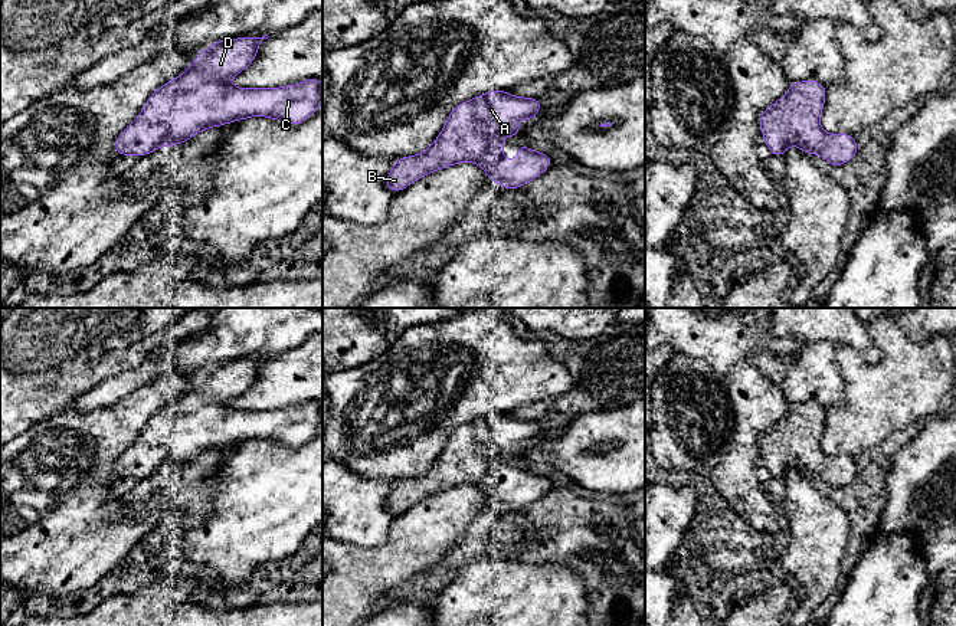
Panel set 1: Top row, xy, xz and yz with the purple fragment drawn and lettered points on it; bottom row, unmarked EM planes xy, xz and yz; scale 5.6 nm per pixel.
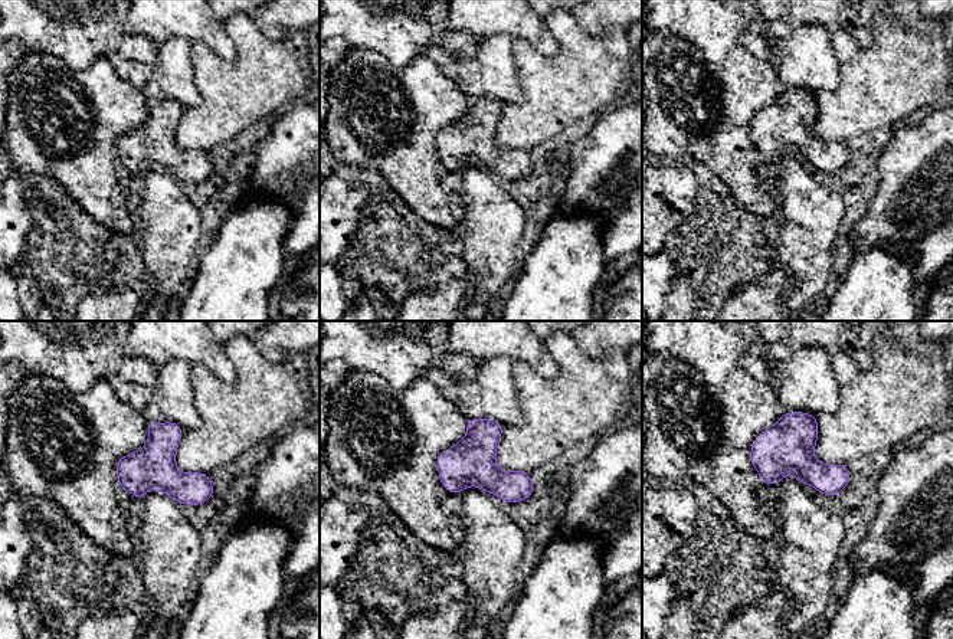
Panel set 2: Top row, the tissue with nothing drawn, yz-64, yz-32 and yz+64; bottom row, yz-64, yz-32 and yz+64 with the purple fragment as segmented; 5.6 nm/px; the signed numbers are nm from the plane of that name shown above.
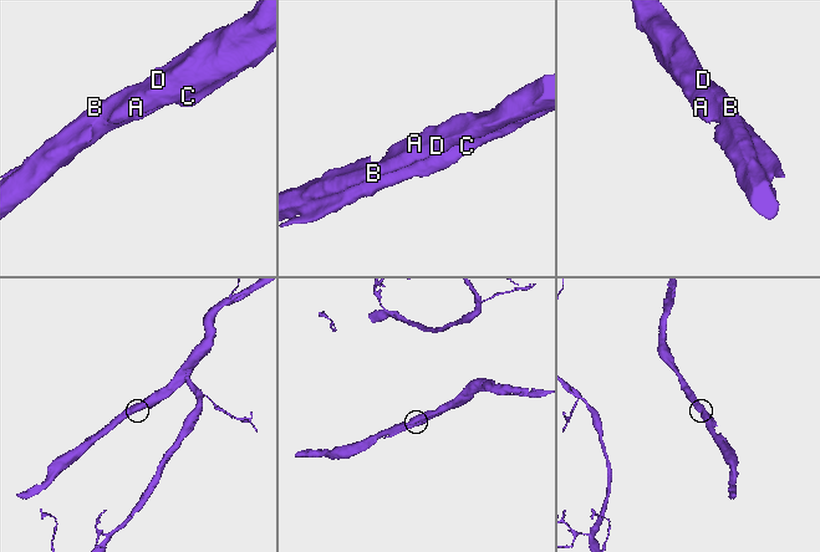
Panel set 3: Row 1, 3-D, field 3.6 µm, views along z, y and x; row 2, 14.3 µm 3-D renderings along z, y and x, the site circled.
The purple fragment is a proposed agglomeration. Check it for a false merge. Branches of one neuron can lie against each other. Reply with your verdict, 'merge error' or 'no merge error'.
no merge error

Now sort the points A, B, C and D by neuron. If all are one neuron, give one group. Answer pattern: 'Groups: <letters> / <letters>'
Groups: A B C D

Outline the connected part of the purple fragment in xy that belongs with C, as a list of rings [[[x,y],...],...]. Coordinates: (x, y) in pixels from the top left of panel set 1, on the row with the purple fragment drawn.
[[[265,35],[262,37],[222,39],[207,46],[200,55],[196,56],[196,59],[180,76],[167,81],[160,89],[148,96],[141,112],[117,137],[117,154],[144,157],[161,147],[180,145],[200,131],[253,117],[272,118],[276,121],[284,121],[289,125],[299,125],[312,117],[323,105],[321,78],[307,79],[297,85],[285,85],[279,88],[239,88],[230,83],[238,73],[252,65],[258,55],[261,42],[268,37],[269,36]]]

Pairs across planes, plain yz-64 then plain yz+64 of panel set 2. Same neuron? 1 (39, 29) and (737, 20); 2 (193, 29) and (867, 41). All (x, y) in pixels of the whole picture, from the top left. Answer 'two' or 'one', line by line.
1: one
2: one

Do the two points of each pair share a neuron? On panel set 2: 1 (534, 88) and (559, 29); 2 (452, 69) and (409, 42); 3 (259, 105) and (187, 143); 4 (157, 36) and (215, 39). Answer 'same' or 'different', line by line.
1: same
2: different
3: same
4: same

